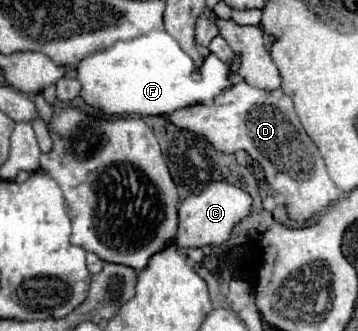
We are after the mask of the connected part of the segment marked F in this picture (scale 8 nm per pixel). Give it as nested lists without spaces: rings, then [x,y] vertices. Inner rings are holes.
[[[151,31],[151,33],[141,35],[137,39],[131,39],[131,41],[119,41],[105,51],[99,51],[99,53],[85,57],[77,65],[77,79],[83,85],[83,91],[81,91],[83,101],[103,109],[103,113],[147,117],[147,115],[167,115],[167,113],[173,113],[177,109],[183,109],[189,105],[199,105],[199,103],[211,105],[219,93],[227,91],[233,85],[231,75],[239,71],[239,65],[241,65],[239,55],[233,55],[233,61],[229,65],[229,63],[221,61],[215,53],[209,53],[203,59],[203,63],[197,67],[193,63],[193,59],[179,47],[179,43],[167,31]],[[193,73],[199,73],[201,79],[195,81],[191,77]]]

